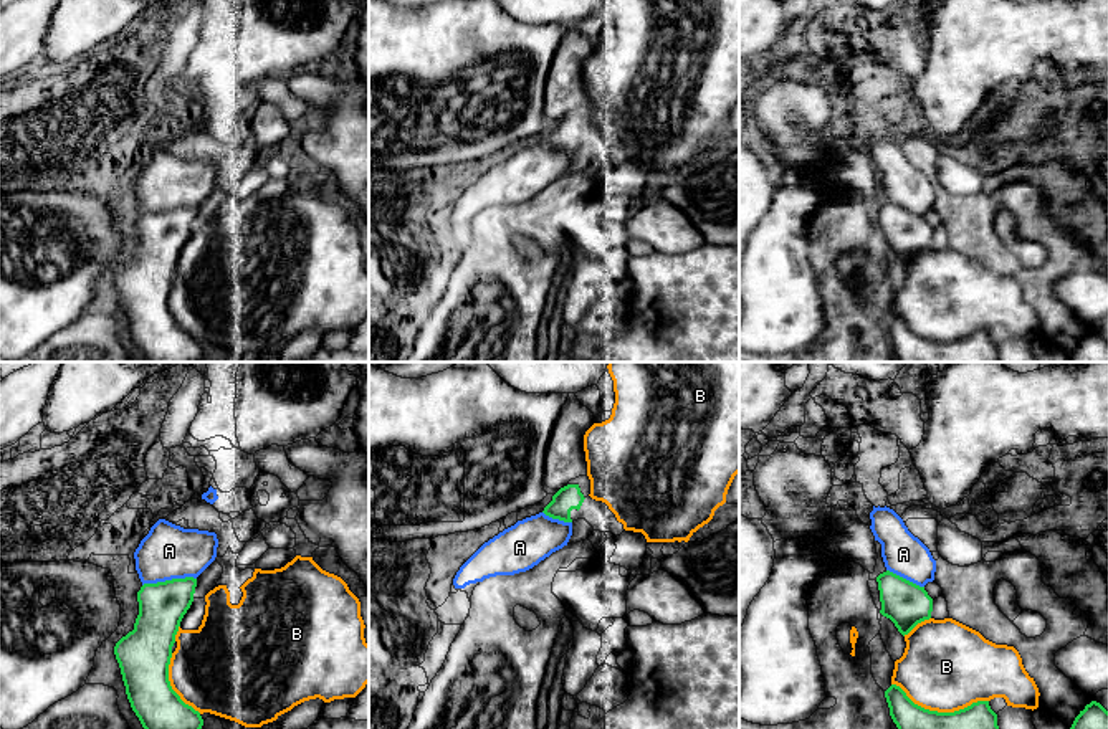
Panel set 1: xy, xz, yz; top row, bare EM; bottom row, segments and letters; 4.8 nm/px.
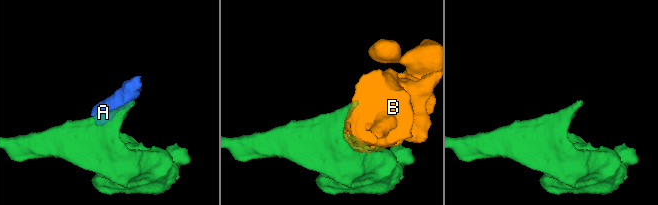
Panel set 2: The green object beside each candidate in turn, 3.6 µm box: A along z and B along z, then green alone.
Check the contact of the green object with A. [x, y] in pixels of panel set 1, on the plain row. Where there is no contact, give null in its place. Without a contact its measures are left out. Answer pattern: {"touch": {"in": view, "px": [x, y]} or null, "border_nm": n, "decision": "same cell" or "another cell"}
{"touch": {"in": "xy", "px": [169, 210]}, "border_nm": 260, "decision": "another cell"}

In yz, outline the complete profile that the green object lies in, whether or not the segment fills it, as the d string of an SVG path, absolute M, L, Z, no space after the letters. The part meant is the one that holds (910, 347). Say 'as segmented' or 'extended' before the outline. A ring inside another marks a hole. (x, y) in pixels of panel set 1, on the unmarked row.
as segmented; M896 314L885 321L885 327L900 362L1001 362L989 331L977 331L954 342L938 342L915 334Z

